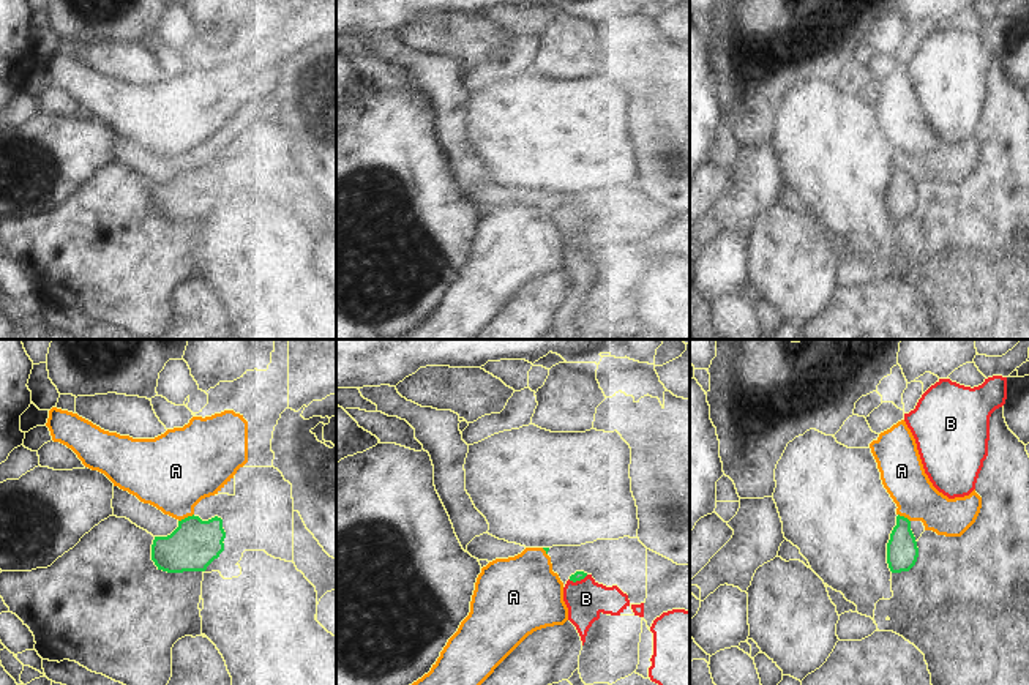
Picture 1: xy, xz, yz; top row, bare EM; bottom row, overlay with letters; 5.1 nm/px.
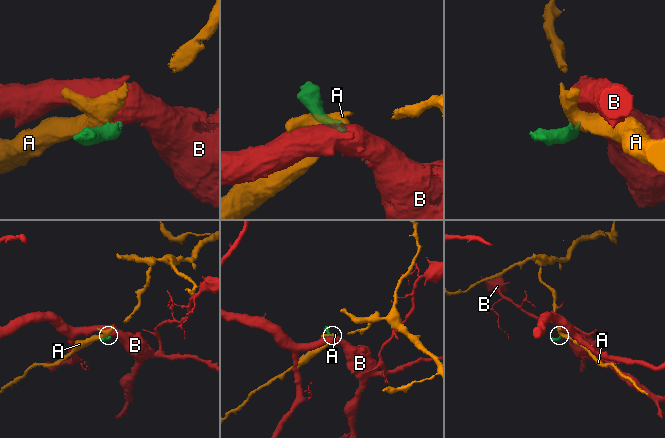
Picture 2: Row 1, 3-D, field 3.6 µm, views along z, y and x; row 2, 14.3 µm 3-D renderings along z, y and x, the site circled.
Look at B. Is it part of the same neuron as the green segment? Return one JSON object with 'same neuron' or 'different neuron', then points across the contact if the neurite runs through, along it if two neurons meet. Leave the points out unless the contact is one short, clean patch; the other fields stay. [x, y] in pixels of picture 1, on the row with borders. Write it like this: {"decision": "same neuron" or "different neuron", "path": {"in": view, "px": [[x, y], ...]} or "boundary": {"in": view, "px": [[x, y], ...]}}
{"decision": "different neuron"}

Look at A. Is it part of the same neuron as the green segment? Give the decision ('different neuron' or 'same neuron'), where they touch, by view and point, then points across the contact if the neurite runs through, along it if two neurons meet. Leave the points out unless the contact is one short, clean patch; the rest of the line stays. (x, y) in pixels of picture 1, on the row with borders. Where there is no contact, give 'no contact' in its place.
different neuron; meets green in xy at (185, 518); border along xy (193, 513), (179, 521)

